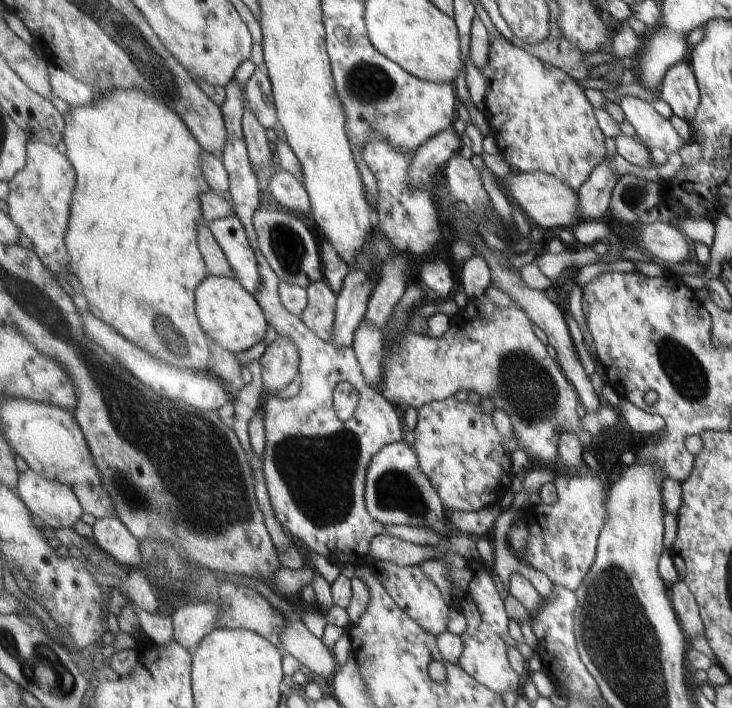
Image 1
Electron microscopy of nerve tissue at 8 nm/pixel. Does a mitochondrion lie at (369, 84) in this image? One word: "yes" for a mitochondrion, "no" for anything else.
yes

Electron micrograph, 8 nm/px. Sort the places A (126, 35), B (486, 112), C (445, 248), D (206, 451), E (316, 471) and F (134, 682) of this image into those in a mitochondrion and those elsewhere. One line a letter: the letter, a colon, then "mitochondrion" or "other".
A: mitochondrion
B: other
C: other
D: mitochondrion
E: mitochondrion
F: other

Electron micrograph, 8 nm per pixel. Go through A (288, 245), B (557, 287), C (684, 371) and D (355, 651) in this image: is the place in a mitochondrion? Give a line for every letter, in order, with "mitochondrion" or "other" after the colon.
A: mitochondrion
B: other
C: mitochondrion
D: other

